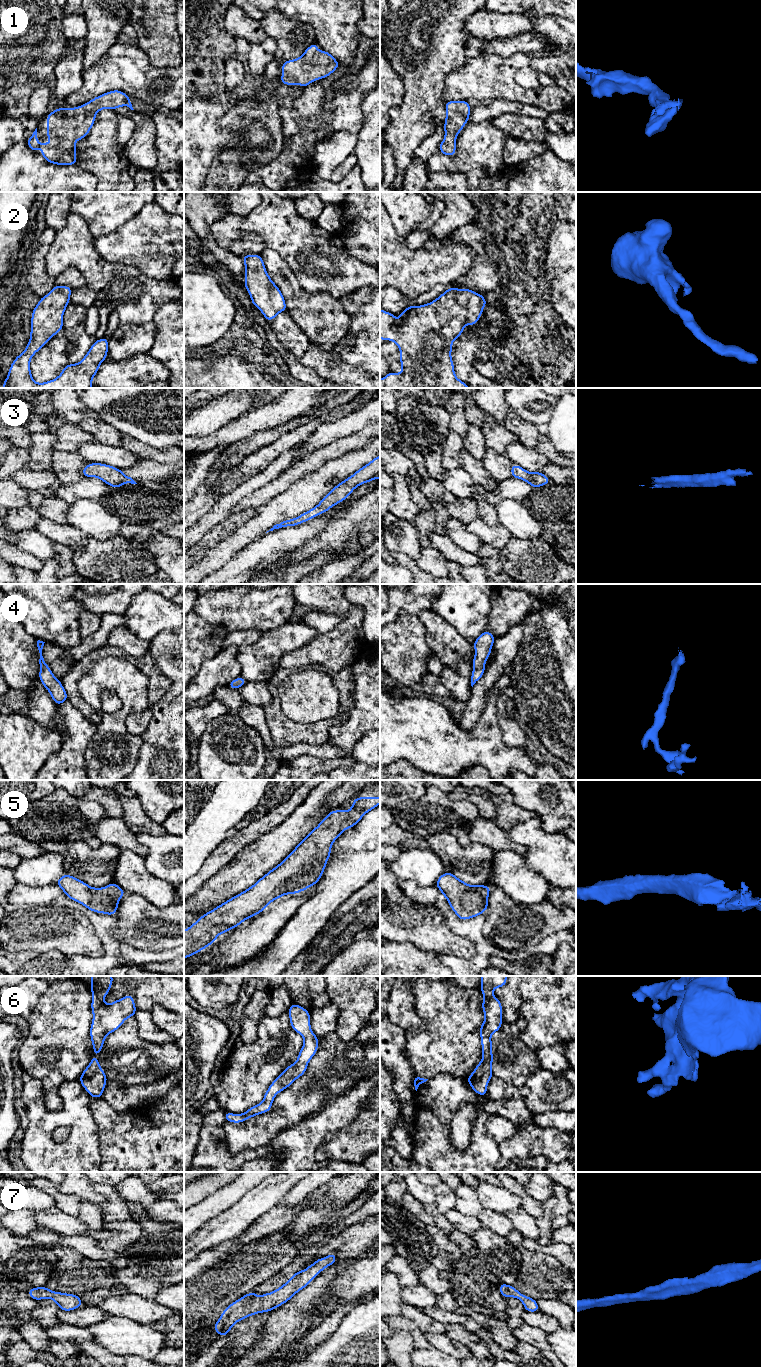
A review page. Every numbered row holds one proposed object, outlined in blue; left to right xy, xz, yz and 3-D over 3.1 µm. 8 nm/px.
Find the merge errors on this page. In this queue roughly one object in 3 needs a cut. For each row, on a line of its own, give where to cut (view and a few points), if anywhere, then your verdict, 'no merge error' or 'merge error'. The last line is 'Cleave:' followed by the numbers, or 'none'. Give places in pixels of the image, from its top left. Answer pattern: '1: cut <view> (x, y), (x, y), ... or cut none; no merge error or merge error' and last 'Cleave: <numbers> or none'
1: cut none; no merge error
2: cut none; no merge error
3: cut none; no merge error
4: cut none; no merge error
5: cut none; no merge error
6: cut none; no merge error
7: cut none; no merge error
Cleave: none

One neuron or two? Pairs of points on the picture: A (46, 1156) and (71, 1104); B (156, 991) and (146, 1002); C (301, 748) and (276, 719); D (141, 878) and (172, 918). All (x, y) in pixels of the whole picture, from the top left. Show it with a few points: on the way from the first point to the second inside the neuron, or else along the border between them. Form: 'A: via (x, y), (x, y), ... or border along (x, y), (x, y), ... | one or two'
A: via (46, 1143), (46, 1131), (60, 1117) | one
B: via (153, 992), (146, 999) | one
C: border along (274, 743), (278, 746), (298, 743), (321, 745) | two
D: border along (142, 896), (156, 906), (166, 907), (173, 904) | two

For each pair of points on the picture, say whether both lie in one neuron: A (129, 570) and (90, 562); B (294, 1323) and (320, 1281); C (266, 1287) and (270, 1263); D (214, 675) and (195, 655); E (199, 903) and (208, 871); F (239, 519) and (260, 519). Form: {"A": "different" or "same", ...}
{"A": "same", "B": "same", "C": "different", "D": "different", "E": "different", "F": "different"}

